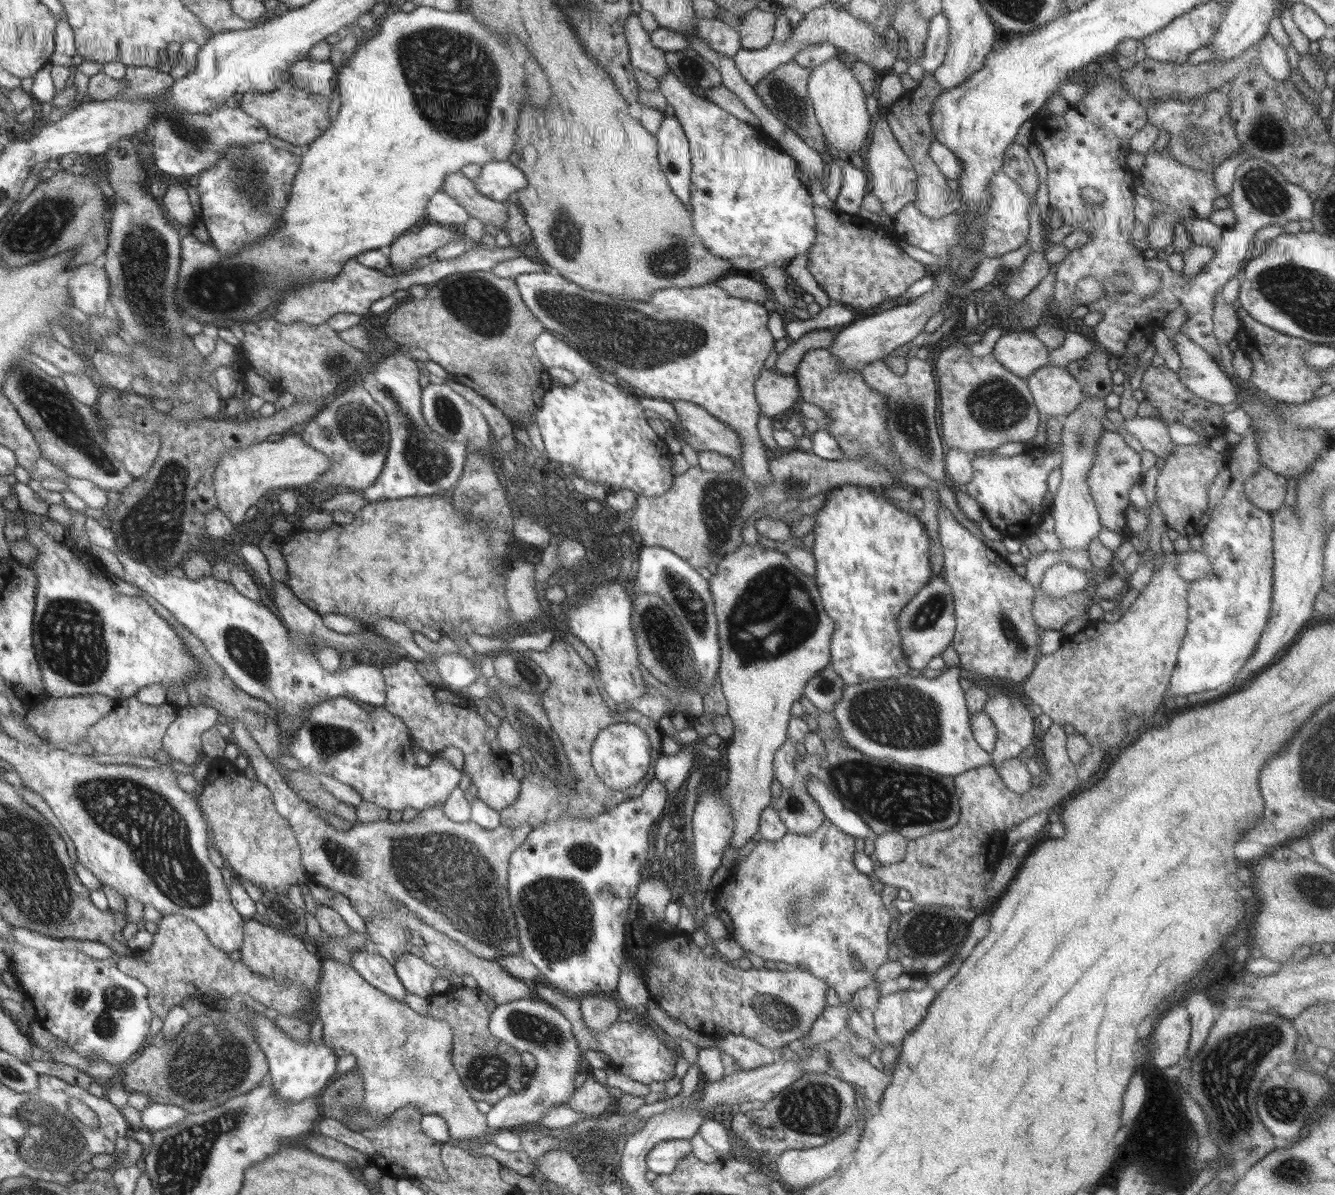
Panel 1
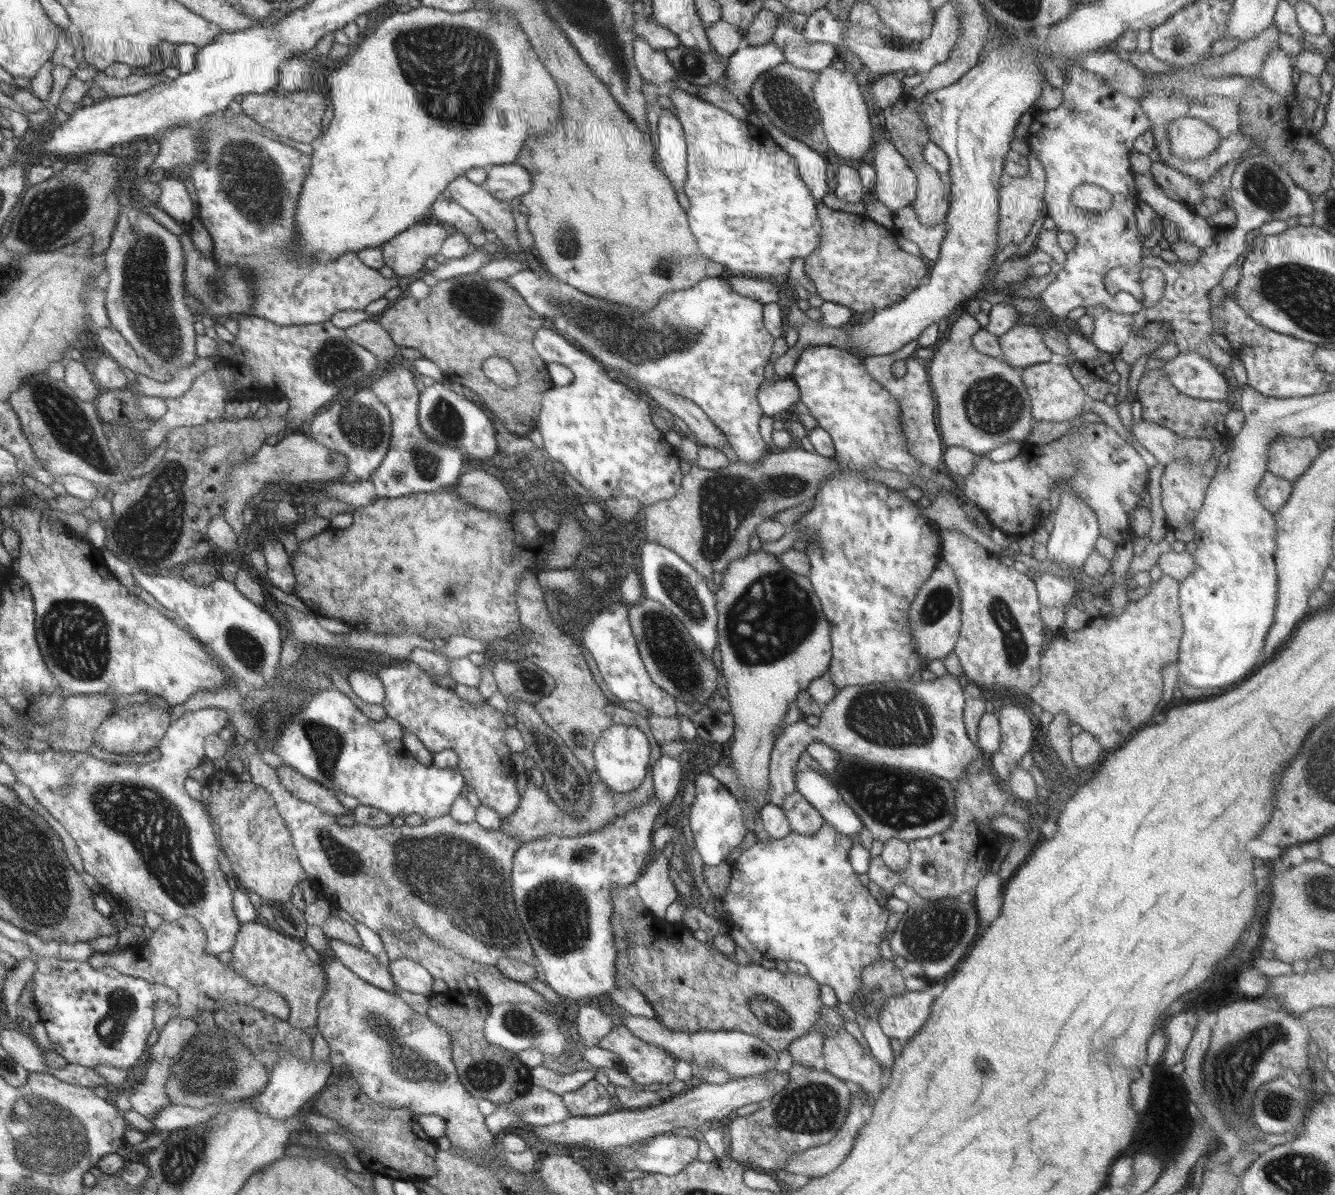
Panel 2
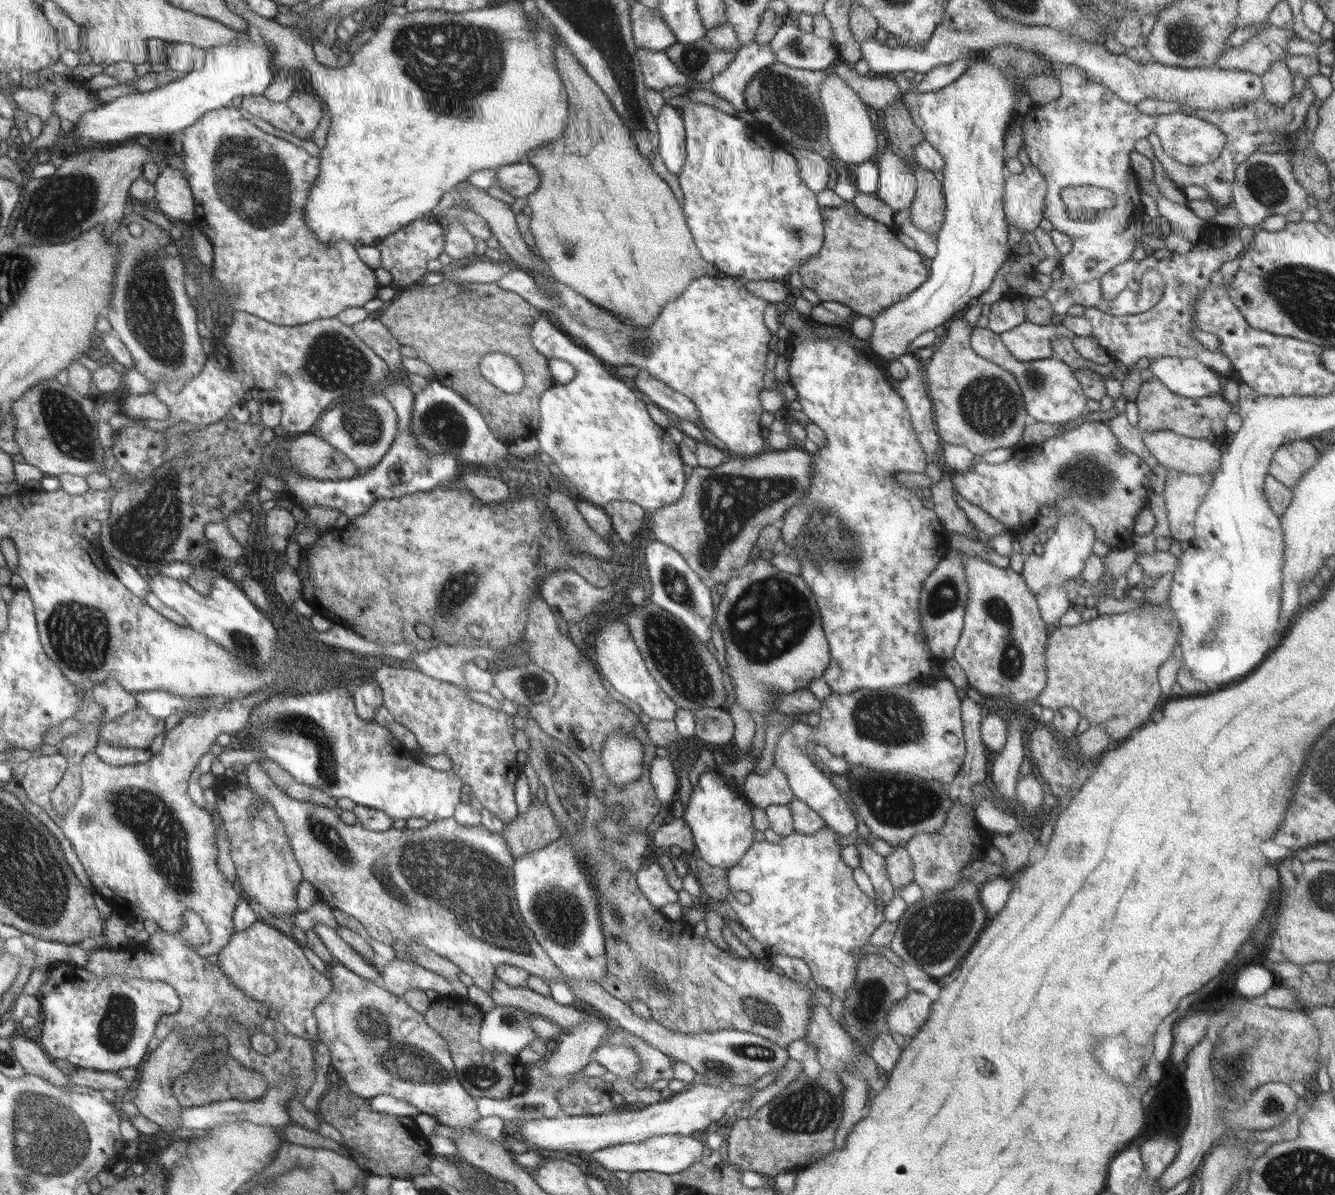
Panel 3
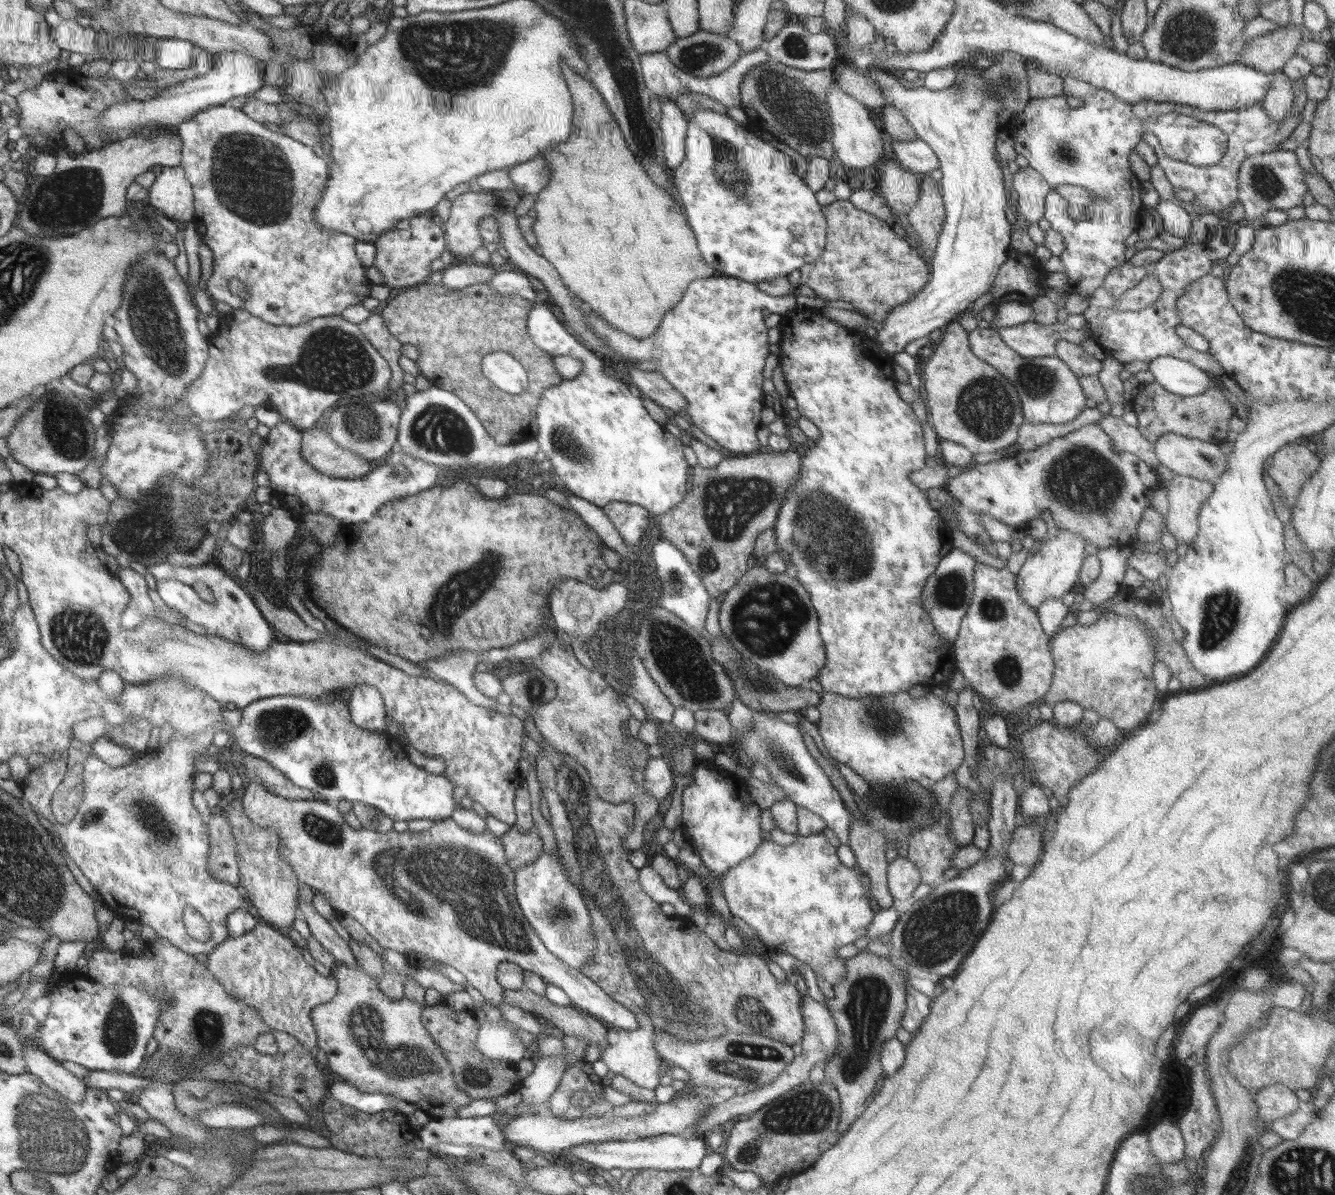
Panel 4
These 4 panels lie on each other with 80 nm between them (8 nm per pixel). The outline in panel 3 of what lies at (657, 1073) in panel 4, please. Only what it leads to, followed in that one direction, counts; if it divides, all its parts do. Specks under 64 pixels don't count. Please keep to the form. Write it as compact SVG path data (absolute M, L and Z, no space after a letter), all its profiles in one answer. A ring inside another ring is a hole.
M600 1045L591 1054L591 1060L604 1066L608 1072L637 1083L635 1076L641 1067L641 1058L634 1048Z

